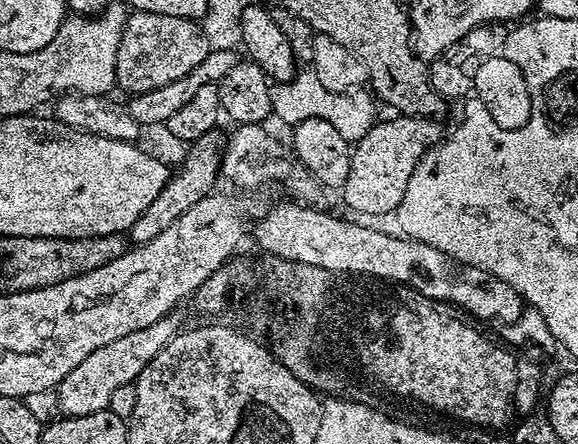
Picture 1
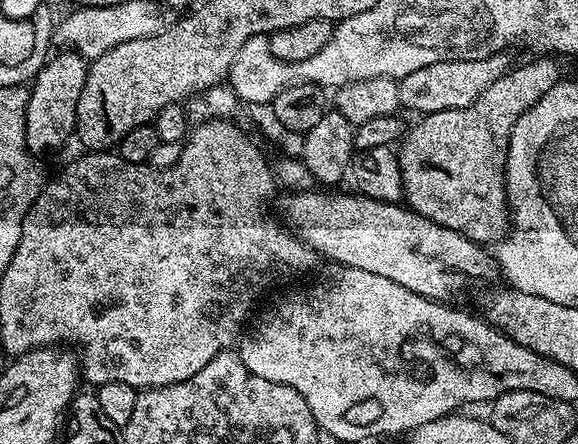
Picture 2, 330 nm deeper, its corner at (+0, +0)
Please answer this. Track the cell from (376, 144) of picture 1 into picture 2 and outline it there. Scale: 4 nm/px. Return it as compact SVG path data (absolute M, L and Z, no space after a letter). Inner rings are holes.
M532 59L536 60L522 65L521 68L520 65L513 67L509 75L498 78L498 82L493 82L479 96L478 102L470 102L470 106L462 110L438 110L421 115L417 119L420 121L413 128L411 125L407 129L398 148L407 207L422 214L422 218L430 218L430 222L438 222L438 226L446 230L463 232L481 246L495 245L510 232L510 209L508 191L504 185L504 167L514 122L518 122L518 118L526 114L526 110L530 110L530 106L534 106L534 102L538 102L542 94L546 94L546 90L550 90L562 79L555 59Z

